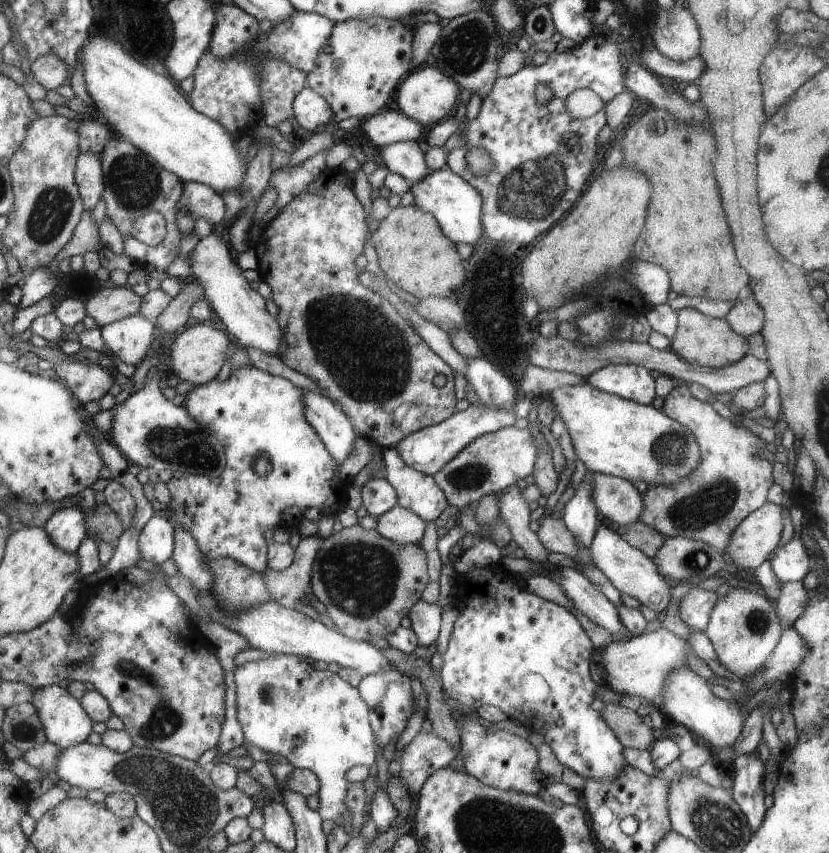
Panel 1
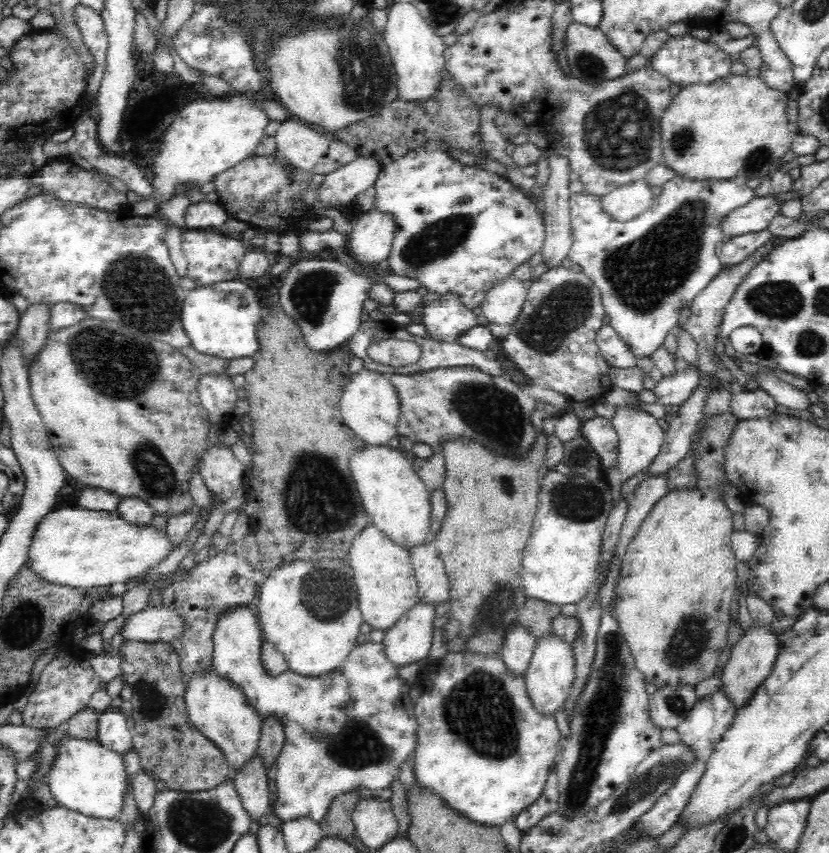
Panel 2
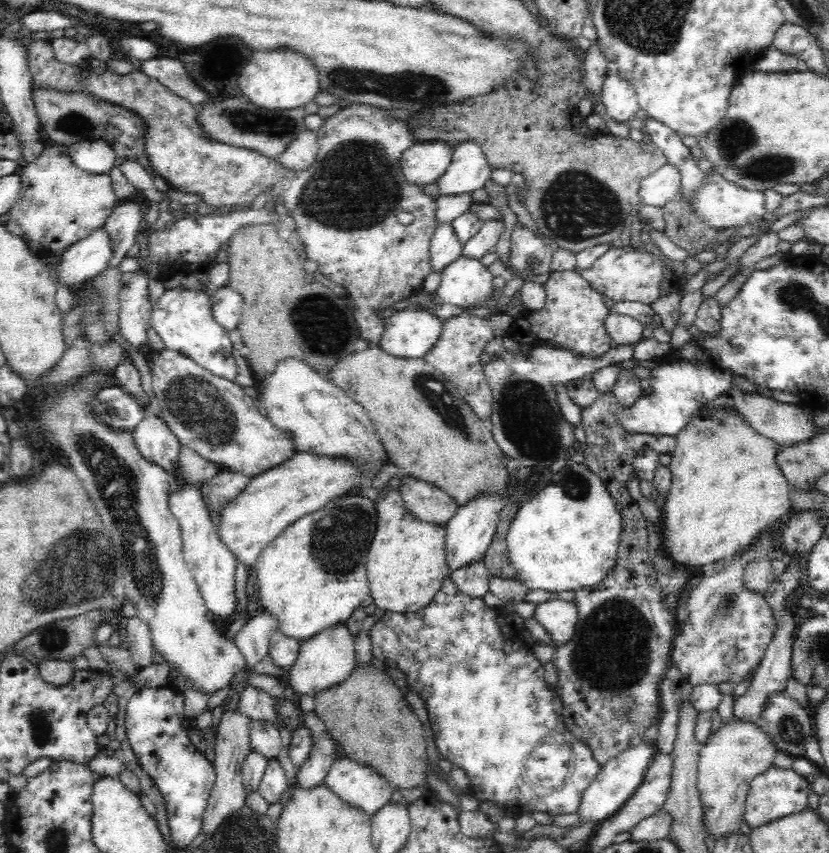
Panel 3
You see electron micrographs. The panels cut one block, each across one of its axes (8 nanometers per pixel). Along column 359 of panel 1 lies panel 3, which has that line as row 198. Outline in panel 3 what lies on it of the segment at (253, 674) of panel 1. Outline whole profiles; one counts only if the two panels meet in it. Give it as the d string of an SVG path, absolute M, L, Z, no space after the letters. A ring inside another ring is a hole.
M714 173L713 175L705 175L704 184L700 186L700 190L694 194L692 204L696 204L698 212L706 218L708 224L716 226L716 228L728 228L728 226L736 226L736 224L746 224L746 222L756 222L760 220L760 216L764 214L764 191L754 191L753 189L744 189L741 186L730 183L722 175Z

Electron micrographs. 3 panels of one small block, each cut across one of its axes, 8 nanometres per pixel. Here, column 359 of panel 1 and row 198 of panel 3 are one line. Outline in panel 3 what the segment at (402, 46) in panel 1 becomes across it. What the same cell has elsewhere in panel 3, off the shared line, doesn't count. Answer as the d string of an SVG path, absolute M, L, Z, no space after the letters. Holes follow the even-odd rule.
M68 145L44 147L37 159L22 168L19 177L22 182L22 192L20 192L17 202L9 210L9 214L24 230L26 240L36 240L40 246L44 246L48 250L66 248L102 228L118 203L107 173L89 173L80 169L74 163Z

